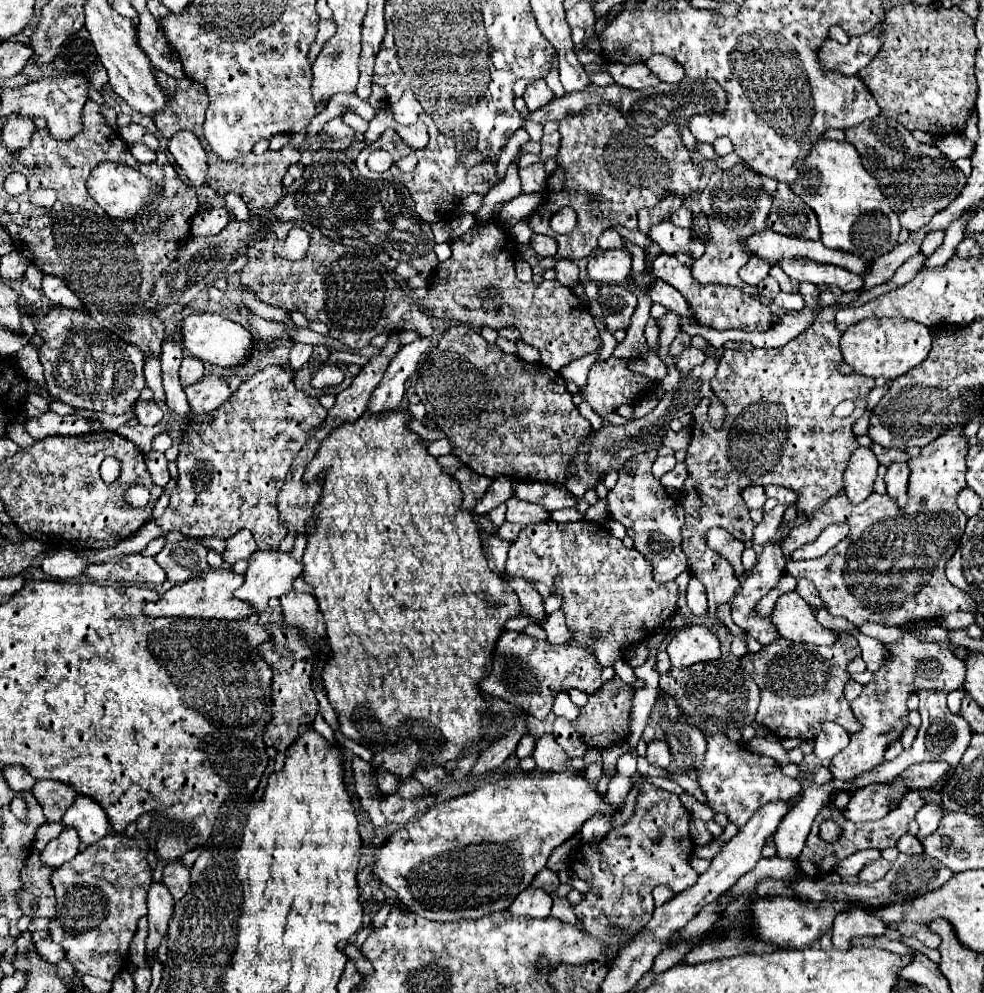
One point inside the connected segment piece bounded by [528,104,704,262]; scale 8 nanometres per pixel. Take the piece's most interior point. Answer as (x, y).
(599, 152)

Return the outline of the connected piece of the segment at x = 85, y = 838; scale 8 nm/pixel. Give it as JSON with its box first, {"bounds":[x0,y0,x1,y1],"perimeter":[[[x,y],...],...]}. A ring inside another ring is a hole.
{"bounds":[62,794,110,846],"perimeter":[[[84,794],[76,796],[74,804],[66,810],[62,824],[66,828],[76,828],[84,846],[96,844],[110,828],[104,808],[98,806],[98,802],[92,802],[92,798],[84,798]]]}

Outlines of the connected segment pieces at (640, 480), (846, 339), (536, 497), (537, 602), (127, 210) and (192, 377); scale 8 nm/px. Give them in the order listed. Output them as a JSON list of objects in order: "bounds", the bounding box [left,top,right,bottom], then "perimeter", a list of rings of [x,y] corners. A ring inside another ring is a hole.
[{"bounds":[606,450,688,582],"perimeter":[[[650,450],[628,458],[624,468],[618,472],[616,486],[606,494],[606,504],[610,510],[610,518],[626,526],[628,536],[634,540],[634,548],[642,552],[646,560],[652,564],[654,580],[670,582],[670,580],[676,580],[678,574],[688,568],[686,554],[680,548],[682,526],[686,522],[686,516],[684,516],[682,504],[678,500],[672,500],[672,496],[666,492],[660,480],[652,476],[650,468],[656,456],[658,452]]]},{"bounds":[840,318,932,378],"perimeter":[[[866,318],[856,322],[842,334],[840,350],[844,362],[852,366],[858,374],[872,378],[898,378],[906,374],[910,368],[922,364],[932,348],[932,332],[920,322],[904,320],[904,318]]]},{"bounds":[532,482,576,512],"perimeter":[[[532,482],[532,502],[540,504],[548,512],[576,506],[574,496],[564,486],[554,486],[546,482]]]},{"bounds":[506,578,546,618],"perimeter":[[[506,578],[512,586],[512,590],[518,594],[520,598],[520,604],[522,604],[522,610],[528,610],[528,614],[532,614],[532,618],[540,618],[540,614],[546,616],[546,610],[544,610],[544,598],[540,596],[540,592],[536,592],[528,582],[524,580],[510,580]]]},{"bounds":[86,162,154,220],"perimeter":[[[102,162],[100,166],[96,166],[86,186],[88,186],[88,194],[98,202],[98,206],[102,206],[102,210],[106,210],[108,216],[120,218],[120,220],[134,218],[138,212],[142,212],[146,196],[152,194],[154,190],[154,184],[150,178],[142,176],[136,168],[120,162]]]},{"bounds":[180,356,204,386],"perimeter":[[[184,356],[180,366],[180,384],[188,386],[192,382],[198,382],[202,376],[204,376],[204,364],[198,358]]]}]

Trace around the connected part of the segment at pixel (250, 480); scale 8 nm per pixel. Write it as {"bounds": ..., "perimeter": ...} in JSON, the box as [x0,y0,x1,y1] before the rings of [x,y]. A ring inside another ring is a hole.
{"bounds":[156,366,328,550],"perimeter":[[[268,366],[242,382],[238,392],[210,414],[214,416],[212,424],[190,426],[184,430],[184,442],[180,444],[180,454],[176,460],[180,476],[176,488],[172,490],[170,504],[156,524],[164,532],[176,530],[186,536],[214,536],[224,540],[234,536],[238,530],[248,528],[254,534],[260,550],[276,550],[280,540],[286,536],[286,528],[278,522],[276,494],[286,480],[294,456],[308,440],[310,430],[324,422],[328,410],[320,404],[318,398],[306,396],[294,386],[292,370],[282,366]]]}

